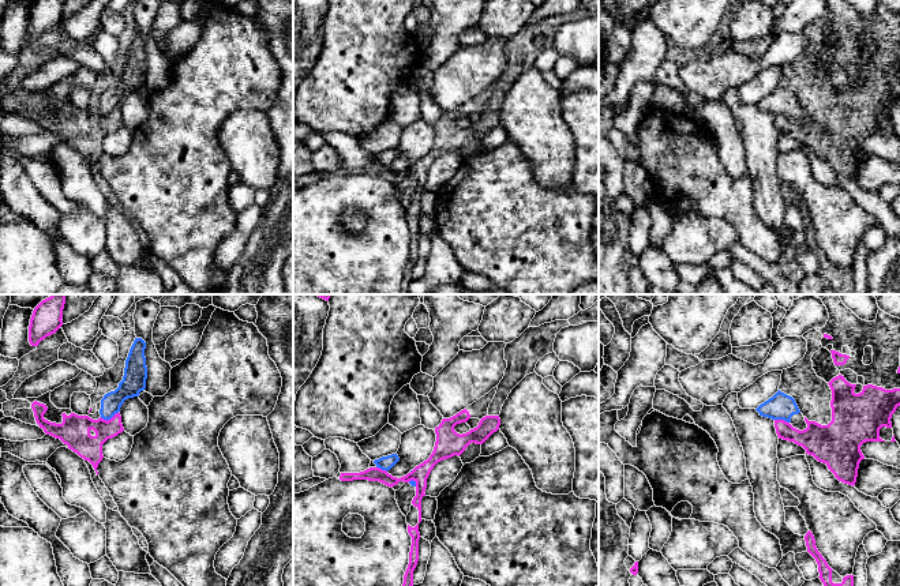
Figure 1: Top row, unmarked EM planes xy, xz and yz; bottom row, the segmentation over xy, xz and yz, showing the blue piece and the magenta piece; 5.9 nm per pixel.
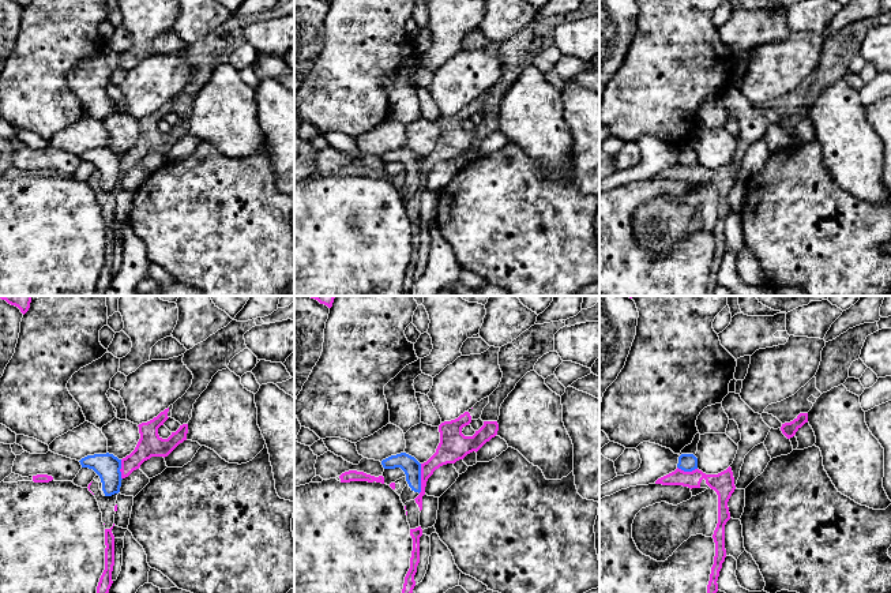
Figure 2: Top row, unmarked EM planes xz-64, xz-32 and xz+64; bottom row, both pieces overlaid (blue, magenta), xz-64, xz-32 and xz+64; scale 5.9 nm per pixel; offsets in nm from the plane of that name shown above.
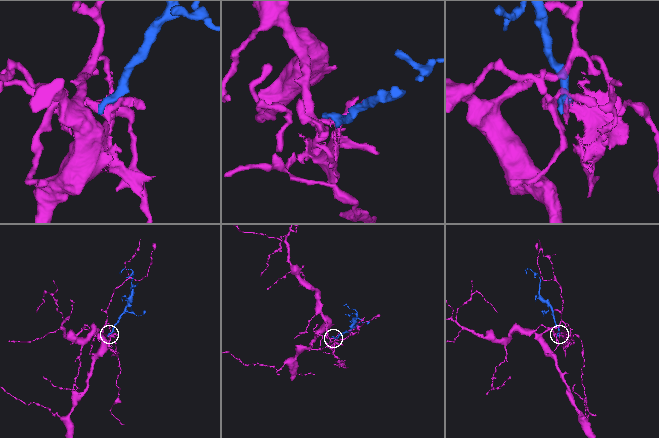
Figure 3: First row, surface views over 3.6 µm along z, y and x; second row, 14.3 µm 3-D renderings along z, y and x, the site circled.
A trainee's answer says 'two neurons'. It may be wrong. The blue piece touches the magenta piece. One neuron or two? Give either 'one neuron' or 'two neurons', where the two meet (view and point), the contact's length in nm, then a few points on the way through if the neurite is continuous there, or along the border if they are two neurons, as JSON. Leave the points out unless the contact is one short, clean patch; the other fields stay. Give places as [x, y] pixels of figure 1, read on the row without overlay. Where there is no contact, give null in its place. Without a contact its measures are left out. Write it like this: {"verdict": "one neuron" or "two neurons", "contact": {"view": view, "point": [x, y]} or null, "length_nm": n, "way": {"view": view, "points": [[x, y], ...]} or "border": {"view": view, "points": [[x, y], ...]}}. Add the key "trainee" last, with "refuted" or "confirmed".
{"verdict": "two neurons", "contact": {"view": "xy", "point": [108, 113]}, "length_nm": 120, "border": {"view": "xy", "points": [[117, 106], [107, 115], [100, 112]]}, "trainee": "confirmed"}

